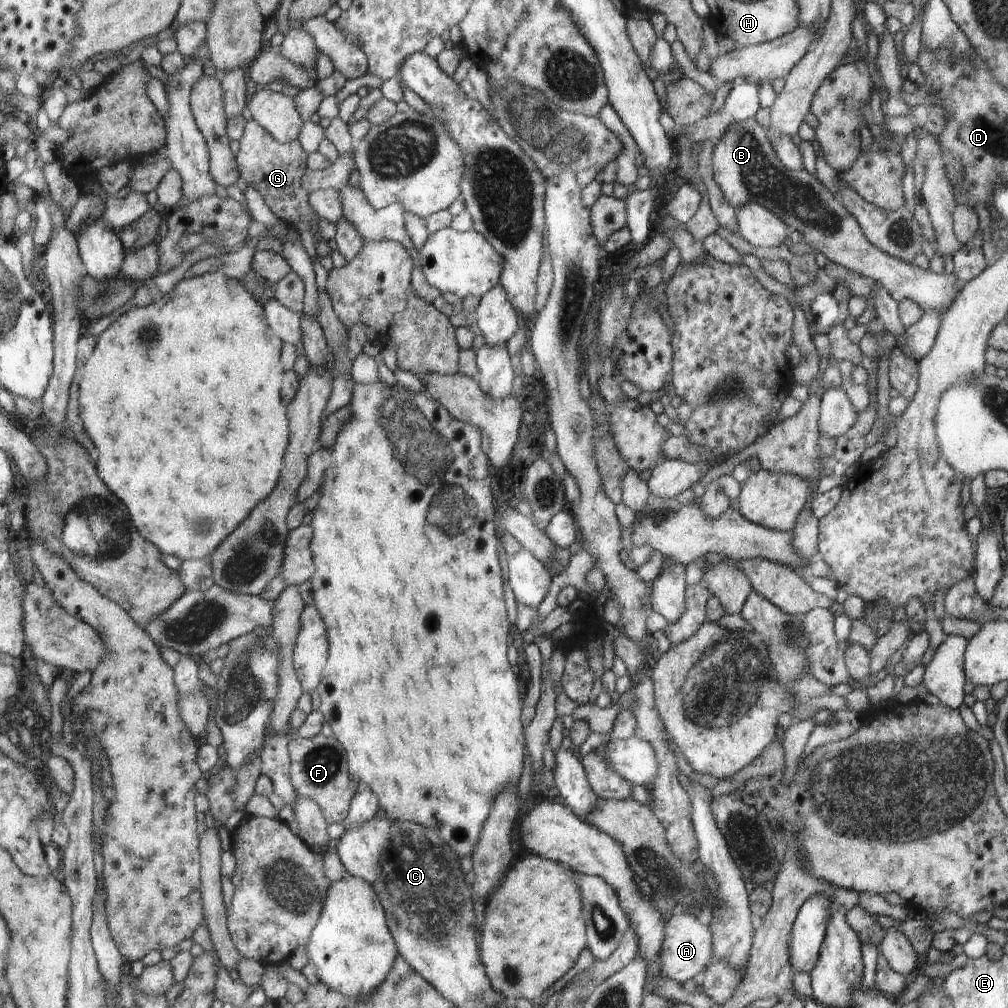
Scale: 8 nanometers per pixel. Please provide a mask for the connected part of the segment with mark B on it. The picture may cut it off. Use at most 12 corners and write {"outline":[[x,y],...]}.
{"outline":[[754,119],[712,171],[736,210],[773,211],[833,264],[943,316],[962,290],[871,244],[816,176],[792,172]]}

